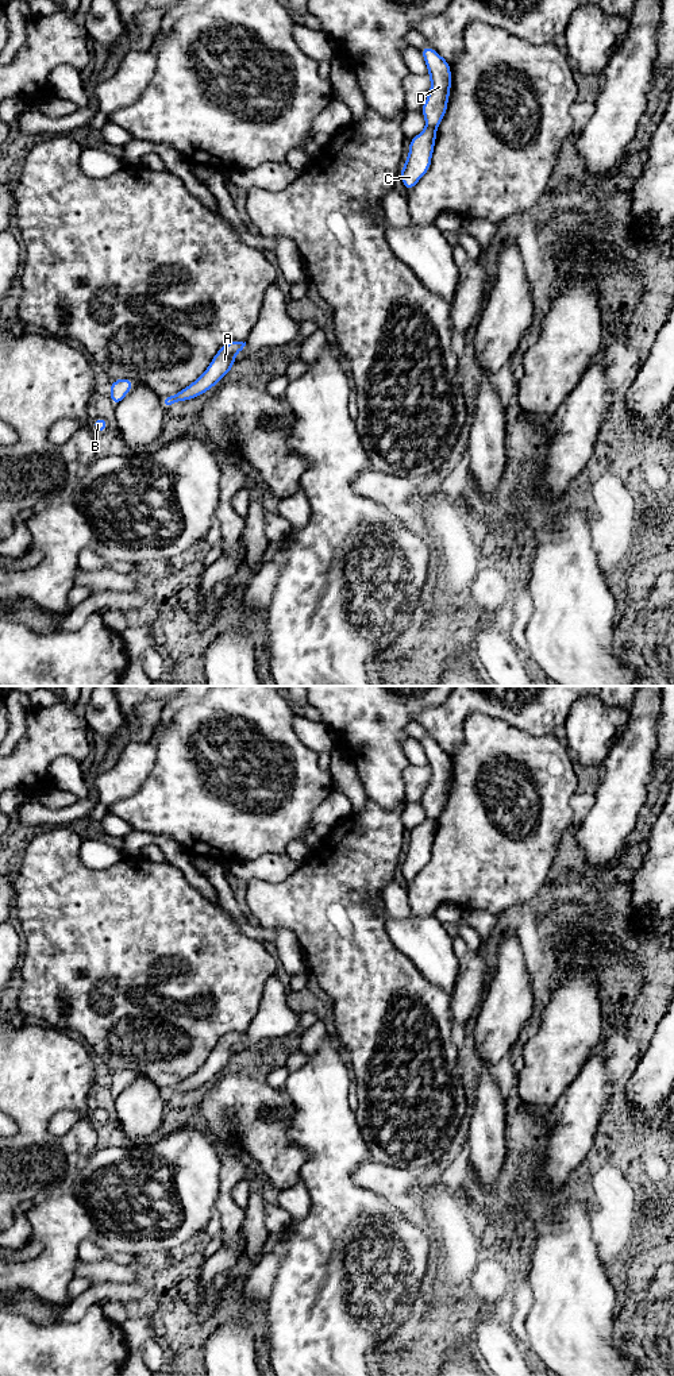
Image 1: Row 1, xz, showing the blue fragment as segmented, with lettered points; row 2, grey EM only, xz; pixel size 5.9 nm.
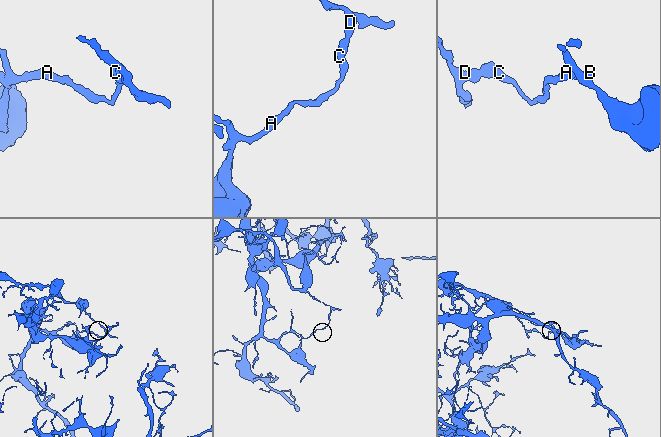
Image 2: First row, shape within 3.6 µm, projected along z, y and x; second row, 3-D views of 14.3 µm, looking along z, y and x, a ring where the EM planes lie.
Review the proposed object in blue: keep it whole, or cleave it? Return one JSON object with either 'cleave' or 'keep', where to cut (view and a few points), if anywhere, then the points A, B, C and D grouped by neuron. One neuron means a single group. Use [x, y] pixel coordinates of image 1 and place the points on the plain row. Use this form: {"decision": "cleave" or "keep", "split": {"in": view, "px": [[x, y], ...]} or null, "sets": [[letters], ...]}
{"decision": "cleave", "split": {"in": "xz", "px": [[427, 817], [435, 821]]}, "sets": [["A", "B", "C"], ["D"]]}

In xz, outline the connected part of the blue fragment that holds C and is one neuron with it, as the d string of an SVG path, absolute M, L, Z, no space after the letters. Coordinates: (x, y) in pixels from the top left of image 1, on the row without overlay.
M425 818L423 824L409 832L409 845L400 864L407 883L412 882L430 862L435 832L436 821L431 818Z

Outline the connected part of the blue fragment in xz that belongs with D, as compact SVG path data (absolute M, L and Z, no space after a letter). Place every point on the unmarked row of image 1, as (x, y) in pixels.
M430 736L421 739L420 743L431 770L431 782L420 802L425 809L427 818L436 821L447 802L451 780L451 760L450 755Z

